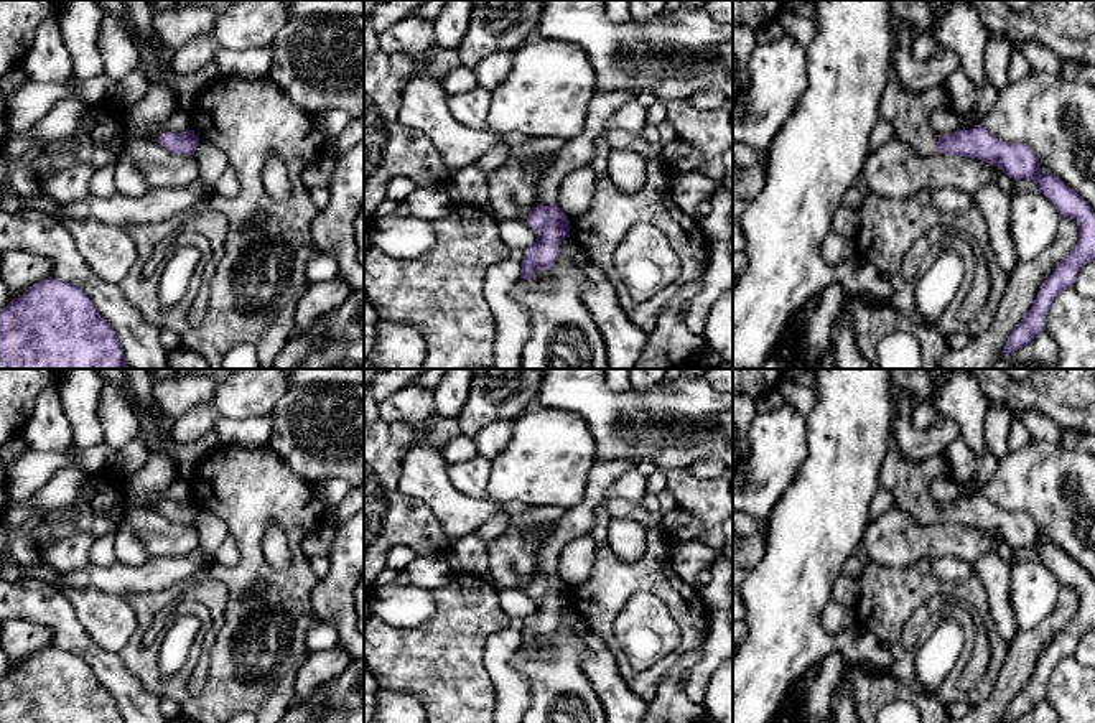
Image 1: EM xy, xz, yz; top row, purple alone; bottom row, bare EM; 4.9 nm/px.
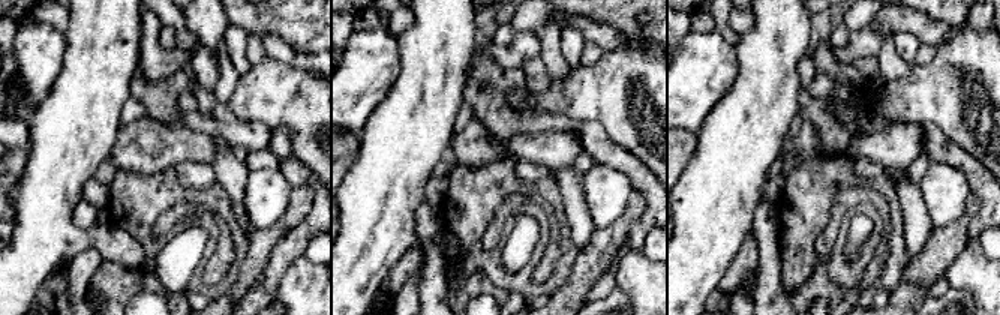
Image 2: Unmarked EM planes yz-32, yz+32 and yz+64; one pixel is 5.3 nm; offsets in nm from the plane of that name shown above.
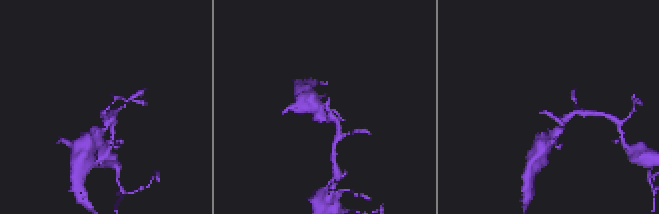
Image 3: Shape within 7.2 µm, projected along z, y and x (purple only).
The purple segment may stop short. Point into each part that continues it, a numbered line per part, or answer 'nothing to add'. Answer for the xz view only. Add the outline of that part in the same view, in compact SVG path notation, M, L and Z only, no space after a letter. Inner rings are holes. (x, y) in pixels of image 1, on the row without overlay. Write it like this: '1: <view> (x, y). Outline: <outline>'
1: xz (578, 521). Outline: M594 461L586 486L585 501L566 511L555 529L542 540L537 550L537 570L548 575L558 570L563 548L575 539L591 532L594 524L594 509L604 502L611 484L636 468L632 461Z

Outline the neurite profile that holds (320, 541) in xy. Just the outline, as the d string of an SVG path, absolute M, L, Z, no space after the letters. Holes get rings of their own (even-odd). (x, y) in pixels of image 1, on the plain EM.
M329 519L323 520L315 530L311 530L301 542L303 553L311 558L318 555L328 555L333 548L336 535L336 524Z

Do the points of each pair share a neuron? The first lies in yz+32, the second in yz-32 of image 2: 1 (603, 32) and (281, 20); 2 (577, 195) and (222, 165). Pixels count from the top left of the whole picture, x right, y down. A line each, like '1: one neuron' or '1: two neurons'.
1: two neurons
2: one neuron

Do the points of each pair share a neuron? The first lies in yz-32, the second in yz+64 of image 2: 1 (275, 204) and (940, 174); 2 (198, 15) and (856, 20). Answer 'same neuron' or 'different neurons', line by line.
1: same neuron
2: same neuron

